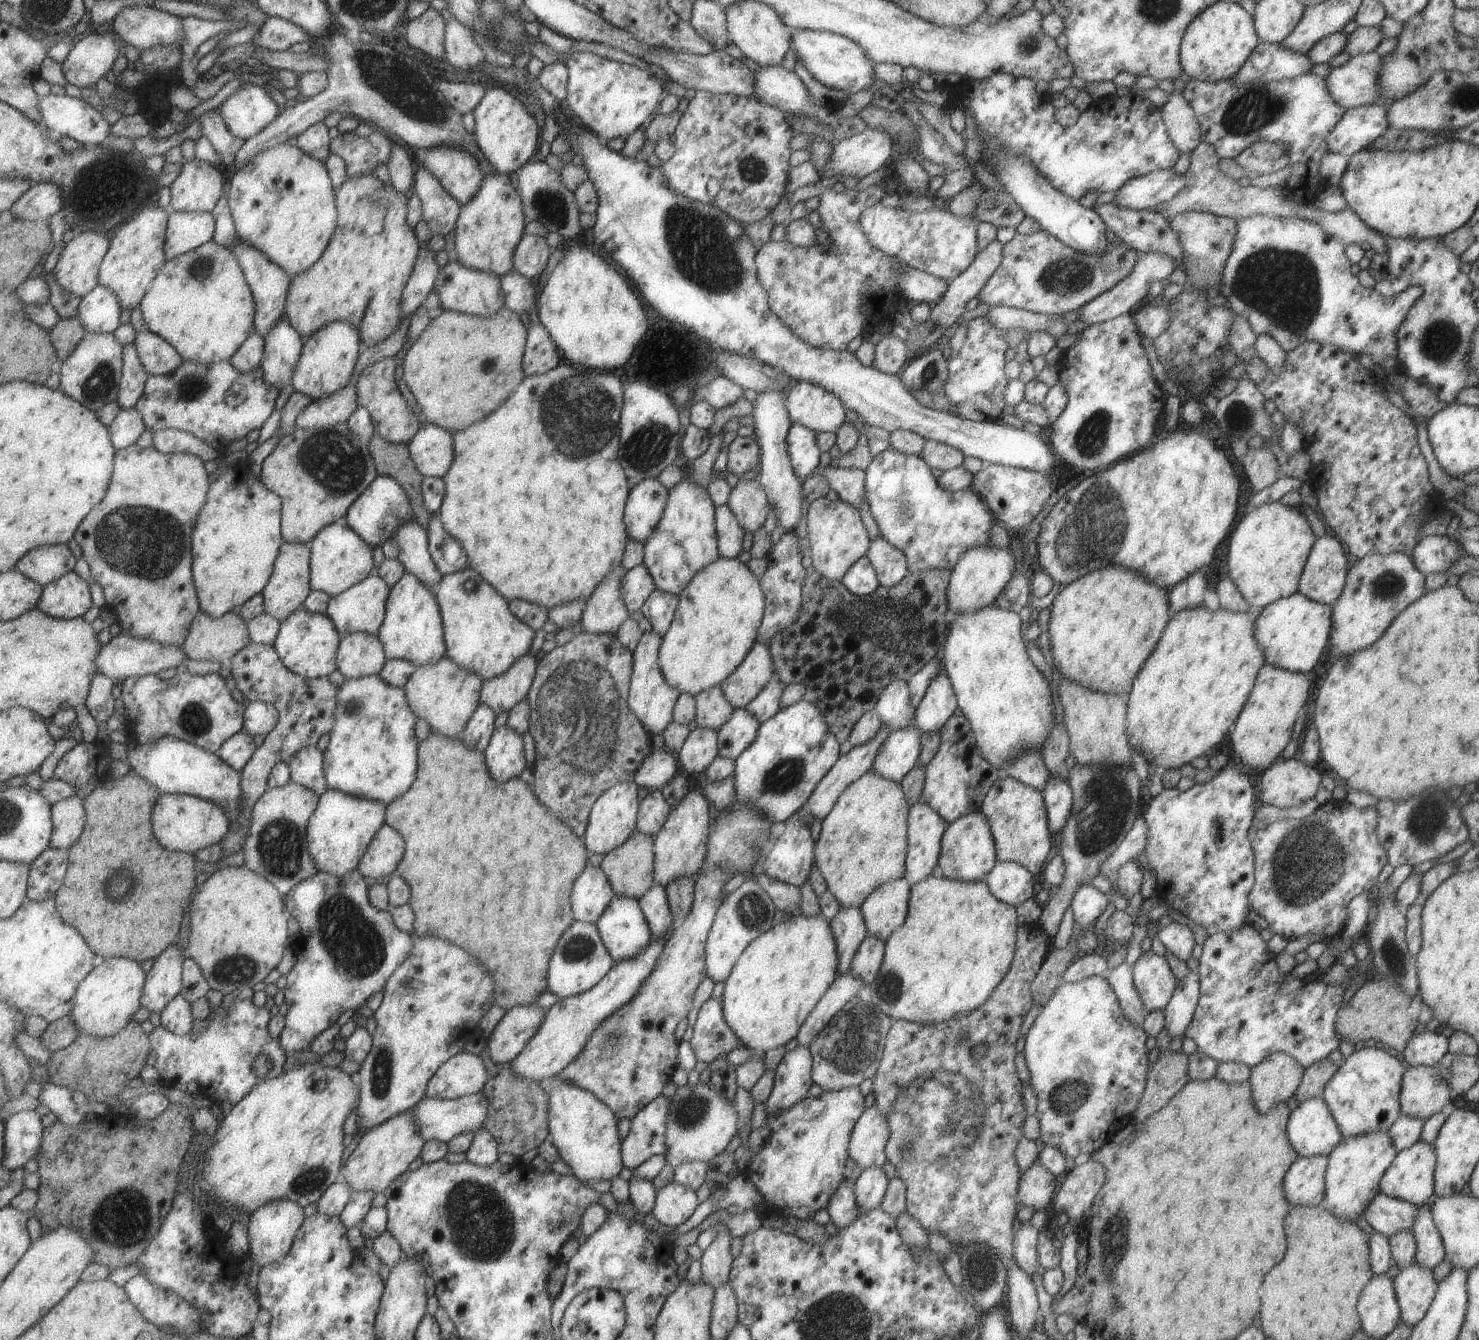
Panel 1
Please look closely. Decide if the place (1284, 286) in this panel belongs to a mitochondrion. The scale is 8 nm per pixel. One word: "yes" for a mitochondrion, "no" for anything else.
yes

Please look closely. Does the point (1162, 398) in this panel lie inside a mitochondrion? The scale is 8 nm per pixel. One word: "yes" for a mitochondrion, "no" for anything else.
no

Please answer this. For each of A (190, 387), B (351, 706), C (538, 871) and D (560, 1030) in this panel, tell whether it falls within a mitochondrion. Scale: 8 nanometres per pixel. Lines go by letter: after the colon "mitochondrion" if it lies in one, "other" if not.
A: mitochondrion
B: mitochondrion
C: other
D: other

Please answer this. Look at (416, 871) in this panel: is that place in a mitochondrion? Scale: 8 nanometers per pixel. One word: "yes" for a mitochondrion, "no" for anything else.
no

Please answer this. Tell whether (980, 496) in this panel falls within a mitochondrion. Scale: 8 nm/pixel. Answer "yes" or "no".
no

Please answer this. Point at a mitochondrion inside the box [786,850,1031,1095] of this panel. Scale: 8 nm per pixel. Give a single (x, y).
(851, 1045)

